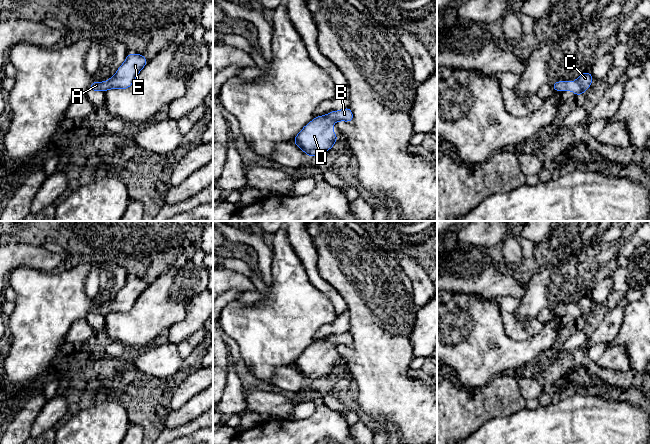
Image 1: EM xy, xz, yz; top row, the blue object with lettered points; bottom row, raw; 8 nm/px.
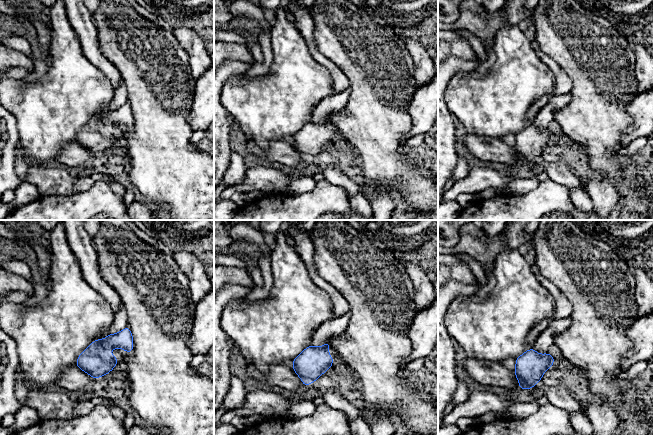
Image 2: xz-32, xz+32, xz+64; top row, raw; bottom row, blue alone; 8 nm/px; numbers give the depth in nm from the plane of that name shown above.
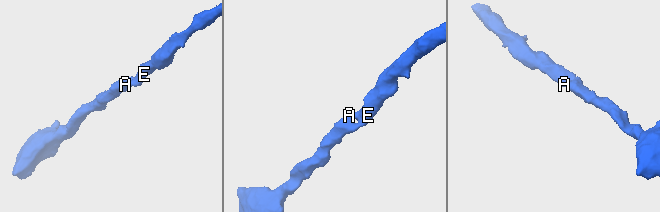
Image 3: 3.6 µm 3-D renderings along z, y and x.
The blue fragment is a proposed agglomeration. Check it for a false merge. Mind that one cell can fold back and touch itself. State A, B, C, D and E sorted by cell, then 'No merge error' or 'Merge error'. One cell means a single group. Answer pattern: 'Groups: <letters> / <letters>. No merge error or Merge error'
Groups: A B C D E. No merge error

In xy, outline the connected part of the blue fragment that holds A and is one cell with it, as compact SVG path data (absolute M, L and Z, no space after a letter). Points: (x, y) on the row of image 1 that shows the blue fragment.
M128 54L125 62L112 78L105 82L92 82L90 91L105 92L107 89L129 88L147 63L147 59L142 54Z

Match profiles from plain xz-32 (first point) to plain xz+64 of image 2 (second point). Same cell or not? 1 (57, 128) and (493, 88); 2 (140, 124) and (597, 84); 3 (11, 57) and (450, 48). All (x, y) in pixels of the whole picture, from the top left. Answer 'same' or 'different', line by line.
1: same
2: same
3: same

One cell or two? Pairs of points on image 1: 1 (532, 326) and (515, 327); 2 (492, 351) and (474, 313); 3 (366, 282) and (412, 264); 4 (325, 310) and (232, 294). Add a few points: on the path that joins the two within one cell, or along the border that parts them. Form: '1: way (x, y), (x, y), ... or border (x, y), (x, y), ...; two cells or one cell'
1: way (528, 326), (523, 325), (519, 327); one cell
2: way (483, 342), (474, 333), (474, 322); one cell
3: border (397, 259), (409, 278), (412, 288); two cells
4: border (234, 299), (223, 308); two cells

